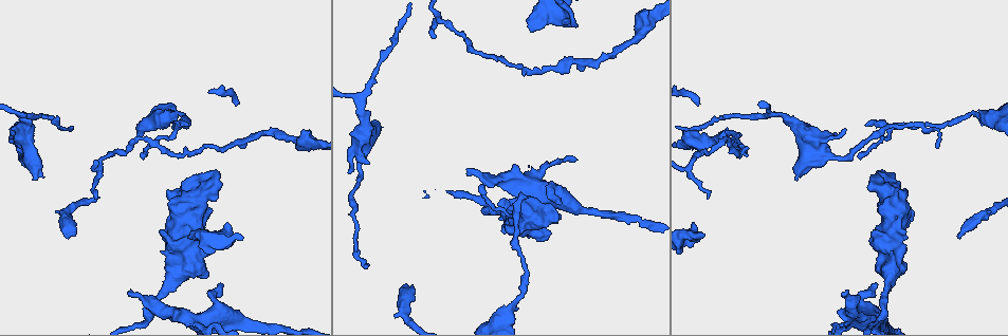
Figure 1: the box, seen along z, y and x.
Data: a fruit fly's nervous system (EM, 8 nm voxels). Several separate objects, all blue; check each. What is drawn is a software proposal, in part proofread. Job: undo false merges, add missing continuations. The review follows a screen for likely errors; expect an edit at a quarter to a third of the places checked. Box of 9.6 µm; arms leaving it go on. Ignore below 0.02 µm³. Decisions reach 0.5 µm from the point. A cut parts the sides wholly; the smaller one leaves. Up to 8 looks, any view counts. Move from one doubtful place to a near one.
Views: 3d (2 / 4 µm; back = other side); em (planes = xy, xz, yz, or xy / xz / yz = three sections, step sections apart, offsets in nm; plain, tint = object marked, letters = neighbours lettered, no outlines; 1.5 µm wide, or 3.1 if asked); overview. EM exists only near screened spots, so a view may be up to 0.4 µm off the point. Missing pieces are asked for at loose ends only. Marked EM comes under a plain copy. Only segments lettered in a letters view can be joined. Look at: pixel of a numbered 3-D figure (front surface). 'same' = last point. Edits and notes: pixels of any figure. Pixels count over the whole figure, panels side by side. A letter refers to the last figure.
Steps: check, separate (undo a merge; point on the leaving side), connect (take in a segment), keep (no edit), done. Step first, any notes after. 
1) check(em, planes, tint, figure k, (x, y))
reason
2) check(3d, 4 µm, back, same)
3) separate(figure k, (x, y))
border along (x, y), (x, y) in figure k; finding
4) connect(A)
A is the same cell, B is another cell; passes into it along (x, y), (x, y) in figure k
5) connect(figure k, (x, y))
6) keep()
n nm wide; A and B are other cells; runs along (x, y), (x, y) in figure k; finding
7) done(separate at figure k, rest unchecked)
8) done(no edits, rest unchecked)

check(3d, 4 µm, figure 1, (550, 204))
branch stops here

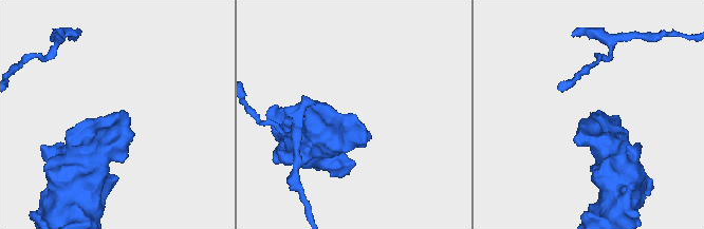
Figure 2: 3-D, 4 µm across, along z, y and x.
check(em, planes, tint, figure 2, (354, 116))

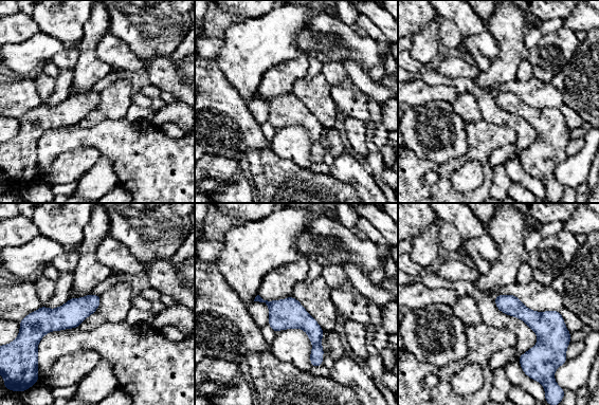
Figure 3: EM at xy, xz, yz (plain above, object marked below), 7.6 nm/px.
check(em, planes, letters, same)
see the neighbours

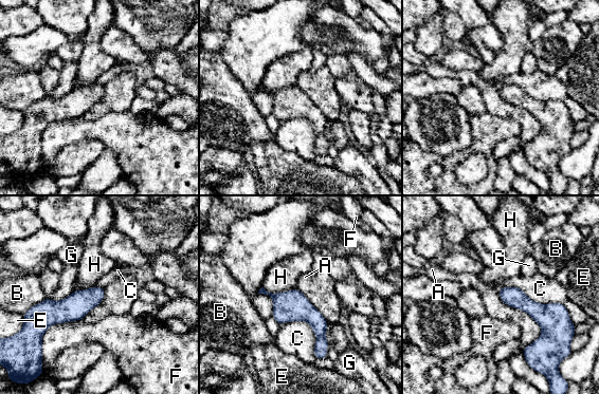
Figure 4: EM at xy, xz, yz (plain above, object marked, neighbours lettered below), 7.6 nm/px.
keep()
A, B, C, E, F, G and H are other cells; no lettered segment goes on from it

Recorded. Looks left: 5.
check(3d, 2 µm, figure 1, (685, 237))
abrupt turn

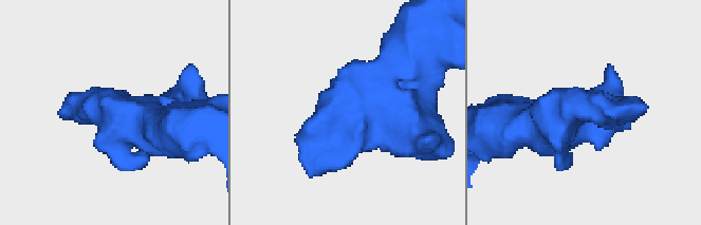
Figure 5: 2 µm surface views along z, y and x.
check(em, xy, step 8, letters, figure 5, (587, 109))

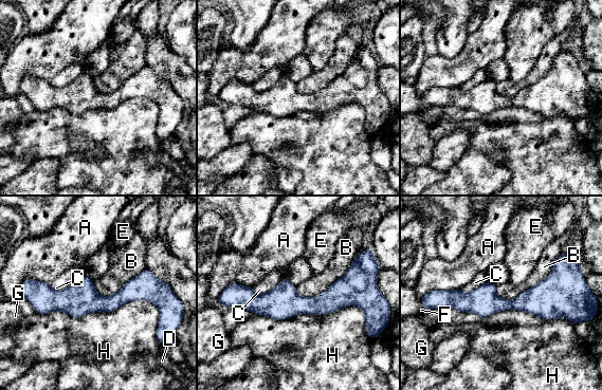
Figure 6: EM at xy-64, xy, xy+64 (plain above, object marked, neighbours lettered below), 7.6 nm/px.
keep()
A, B, C, D, E, F, G and H are other cells; one cell here

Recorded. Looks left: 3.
check(3d, 2 µm, figure 1, (373, 122))
an open end

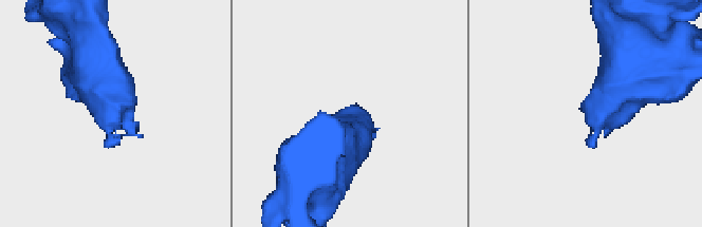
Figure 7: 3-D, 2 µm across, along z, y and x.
check(em, xy, step 4, tint, figure 7, (119, 142))

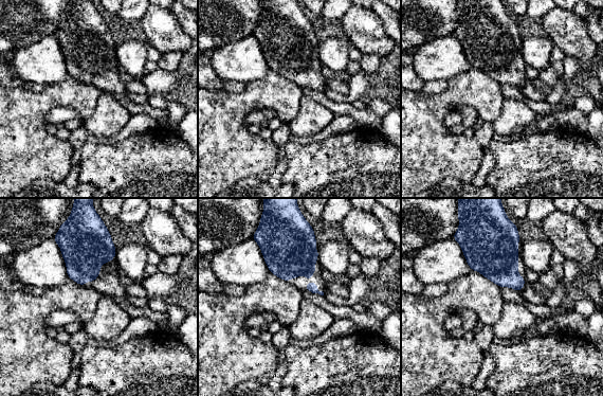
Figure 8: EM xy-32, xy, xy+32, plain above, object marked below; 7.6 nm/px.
check(em, planes, letters, same)
another direction

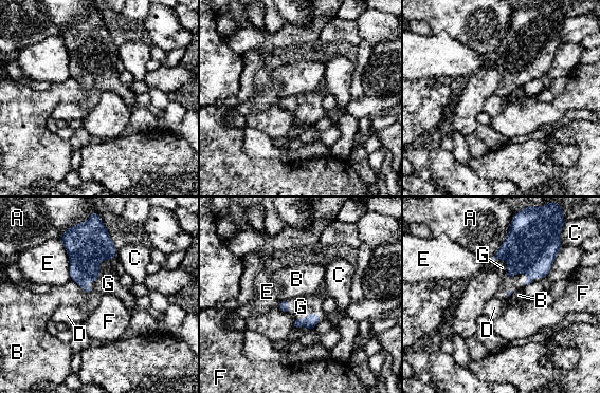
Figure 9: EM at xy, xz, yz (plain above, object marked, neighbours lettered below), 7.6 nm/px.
connect(G)
G is the same cell, A, B, C, D, E and F are other cells; passes into it along (528, 247), (512, 276), (517, 281) in figure 9; the cell continues

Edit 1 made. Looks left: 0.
done(connect at figure 9, rest unchecked)

